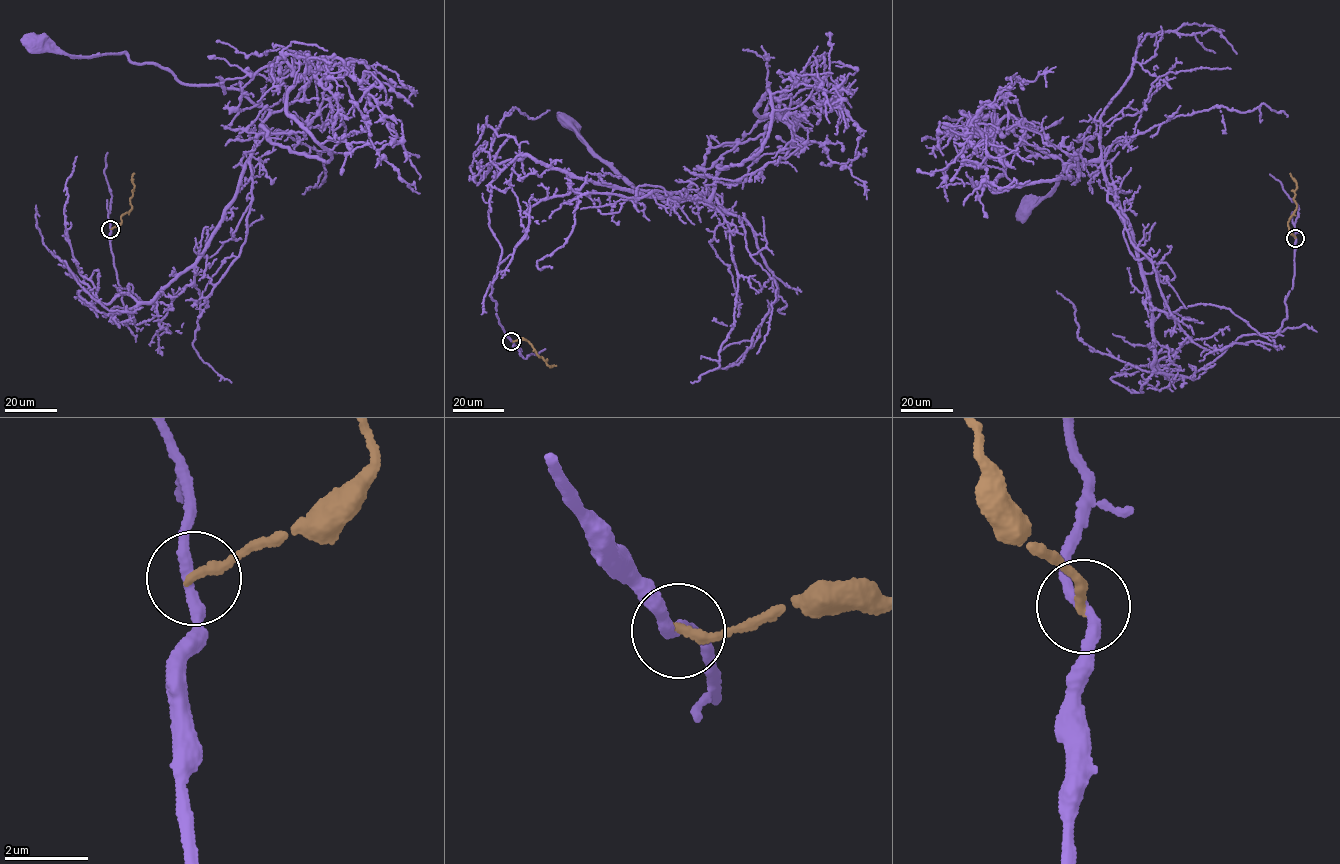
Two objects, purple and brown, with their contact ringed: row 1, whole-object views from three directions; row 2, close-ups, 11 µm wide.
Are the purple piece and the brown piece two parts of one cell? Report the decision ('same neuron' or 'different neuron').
different neuron

